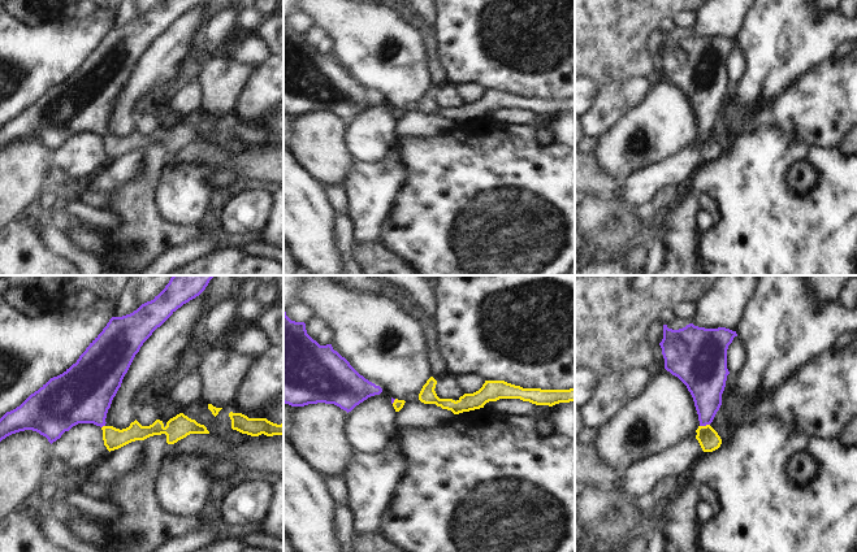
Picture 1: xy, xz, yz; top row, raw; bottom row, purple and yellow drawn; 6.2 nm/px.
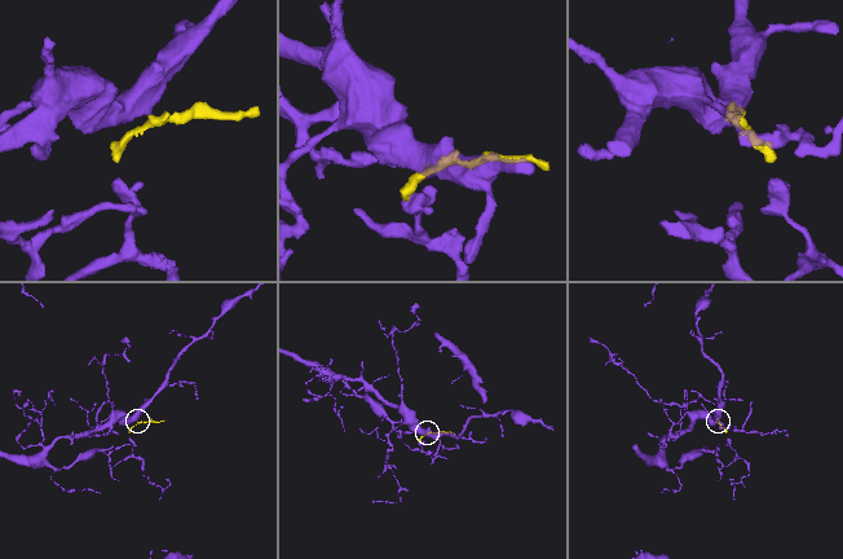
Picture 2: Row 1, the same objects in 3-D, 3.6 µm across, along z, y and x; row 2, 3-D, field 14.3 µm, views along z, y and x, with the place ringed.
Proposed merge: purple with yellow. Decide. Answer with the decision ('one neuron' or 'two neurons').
one neuron

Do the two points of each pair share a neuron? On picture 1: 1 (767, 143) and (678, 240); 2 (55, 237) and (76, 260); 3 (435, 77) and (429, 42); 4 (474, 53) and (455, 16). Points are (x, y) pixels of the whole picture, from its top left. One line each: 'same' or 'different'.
1: different
2: same
3: same
4: same

